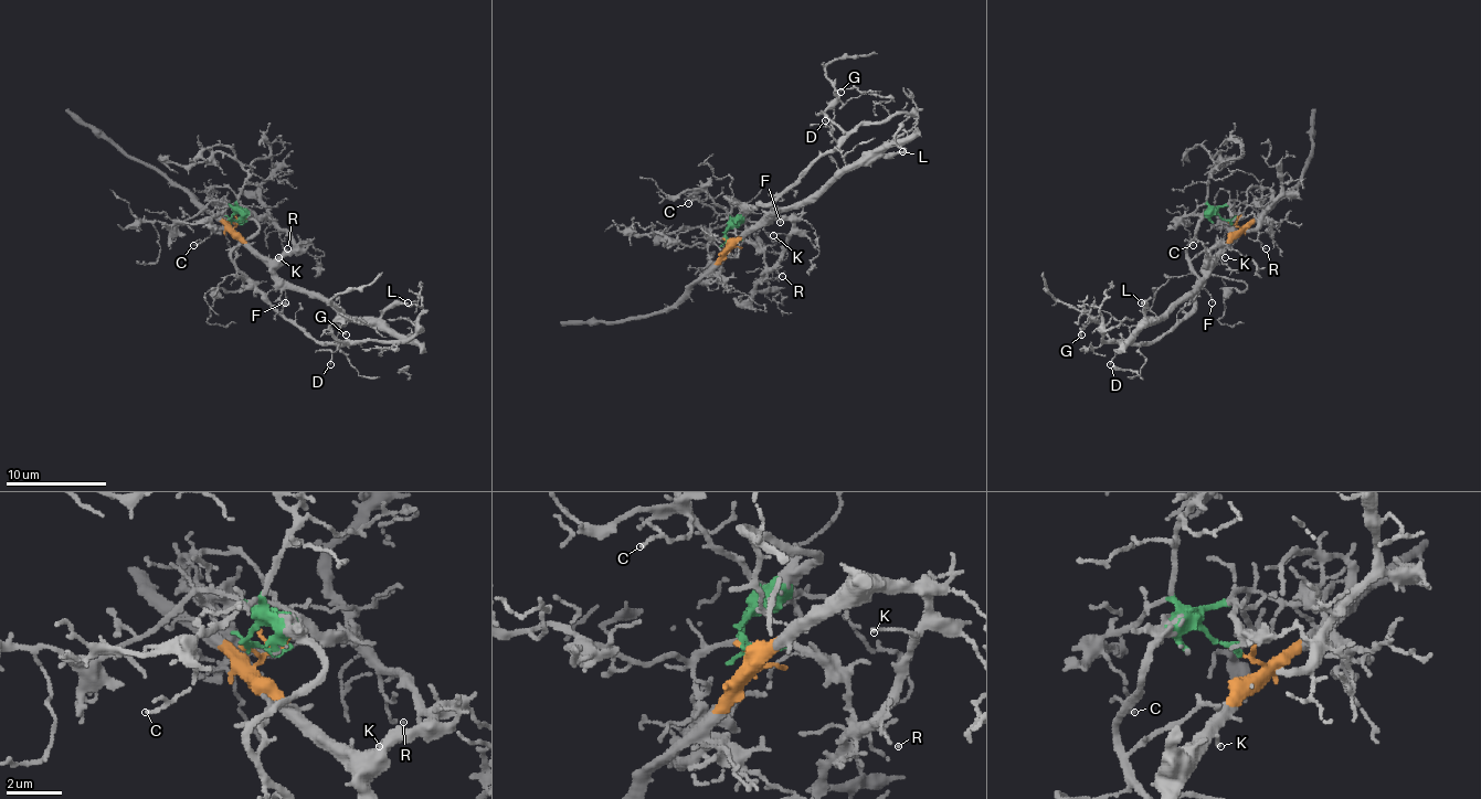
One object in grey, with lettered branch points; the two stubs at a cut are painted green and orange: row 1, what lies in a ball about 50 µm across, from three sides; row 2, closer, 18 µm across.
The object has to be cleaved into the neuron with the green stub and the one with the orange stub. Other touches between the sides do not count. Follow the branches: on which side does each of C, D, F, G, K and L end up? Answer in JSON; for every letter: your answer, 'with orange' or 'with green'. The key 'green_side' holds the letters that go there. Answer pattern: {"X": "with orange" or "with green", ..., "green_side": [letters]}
{"C": "with green", "D": "with orange", "F": "with orange", "G": "with green", "K": "with orange", "L": "with orange", "green_side": ["C", "G"]}

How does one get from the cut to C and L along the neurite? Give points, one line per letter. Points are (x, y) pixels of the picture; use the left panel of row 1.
C: (230, 222), (235, 206), (230, 204), (212, 219), (210, 234), (192, 244)
L: (230, 222), (237, 234), (283, 279), (318, 291), (349, 317), (374, 317), (406, 302)

